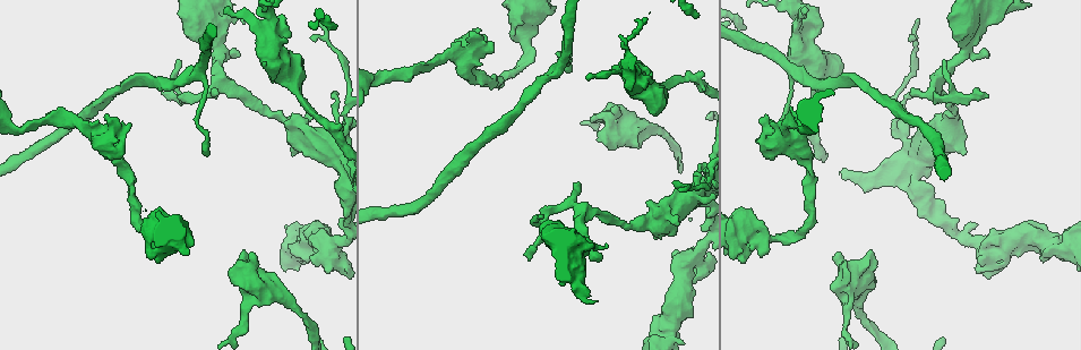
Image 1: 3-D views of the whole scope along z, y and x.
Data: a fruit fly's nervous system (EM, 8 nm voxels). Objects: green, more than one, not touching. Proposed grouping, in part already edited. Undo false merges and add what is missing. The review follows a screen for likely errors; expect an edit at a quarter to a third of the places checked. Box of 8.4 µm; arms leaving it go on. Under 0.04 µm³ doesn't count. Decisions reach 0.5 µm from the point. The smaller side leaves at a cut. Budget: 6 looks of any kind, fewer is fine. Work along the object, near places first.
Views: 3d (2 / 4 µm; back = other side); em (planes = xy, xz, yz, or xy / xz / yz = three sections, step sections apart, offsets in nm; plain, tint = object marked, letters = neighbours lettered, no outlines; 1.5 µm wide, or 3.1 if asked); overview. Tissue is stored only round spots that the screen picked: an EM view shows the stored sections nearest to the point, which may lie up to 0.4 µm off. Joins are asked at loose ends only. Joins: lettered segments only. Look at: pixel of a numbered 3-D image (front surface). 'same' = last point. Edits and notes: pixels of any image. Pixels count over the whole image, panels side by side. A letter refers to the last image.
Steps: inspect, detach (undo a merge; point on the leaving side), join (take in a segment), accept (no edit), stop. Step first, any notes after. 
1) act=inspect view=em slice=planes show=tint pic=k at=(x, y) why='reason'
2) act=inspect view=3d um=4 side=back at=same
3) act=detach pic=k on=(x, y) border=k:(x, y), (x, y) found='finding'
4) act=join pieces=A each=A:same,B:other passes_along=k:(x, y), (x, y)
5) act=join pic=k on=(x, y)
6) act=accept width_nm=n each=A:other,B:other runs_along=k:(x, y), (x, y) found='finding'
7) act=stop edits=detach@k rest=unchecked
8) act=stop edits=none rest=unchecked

act=inspect view=em slice=planes show=letters pic=1 at=(205, 153) why='tapers out'

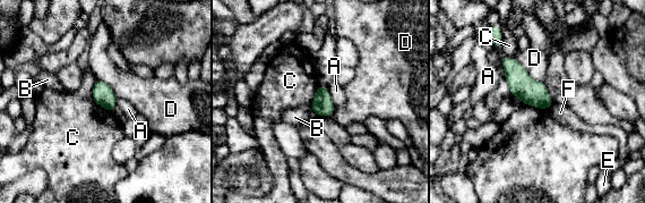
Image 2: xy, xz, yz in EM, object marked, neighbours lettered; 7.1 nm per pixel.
act=accept longest_contact=C:260nm each=A:other,B:other,C:other,D:other,E:other,F:other border=2:(96, 79), (93, 99), (112, 112) found='none of them fits'

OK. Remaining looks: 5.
act=inspect view=em slice=planes show=letters pic=1 at=(637, 148) why='thick end'

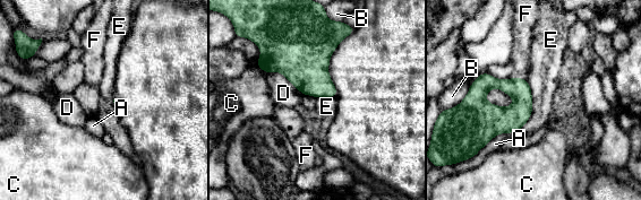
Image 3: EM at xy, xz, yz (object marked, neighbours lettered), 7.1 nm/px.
act=accept each=A:other,B:other,C:other,D:other,E:other,F:other border=3:(527, 80), (531, 115), (518, 131) found='none of them fits'

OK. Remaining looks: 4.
act=inspect view=em slice=xy step=4 show=letters pic=1 at=(528, 259) why='branch stops here'

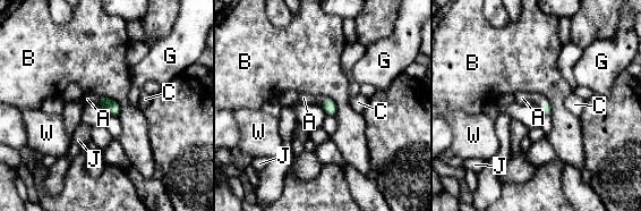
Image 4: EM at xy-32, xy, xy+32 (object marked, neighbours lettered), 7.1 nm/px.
act=inspect view=em slice=planes show=letters at=same why='cut it another way'

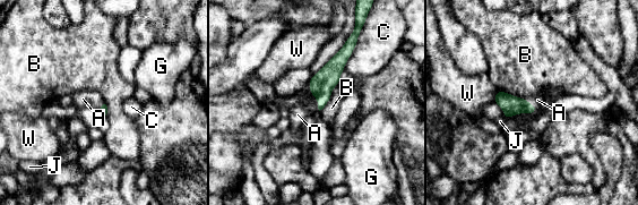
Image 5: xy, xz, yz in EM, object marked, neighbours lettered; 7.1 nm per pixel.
act=join pieces=A each=A:same,B:other,C:other,G:other,J:other,W:other passes_along=5:(320, 85), (318, 103), (298, 114) found='the neuron continues'

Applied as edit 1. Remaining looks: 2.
act=stop edits=join@5 rest=unchecked

